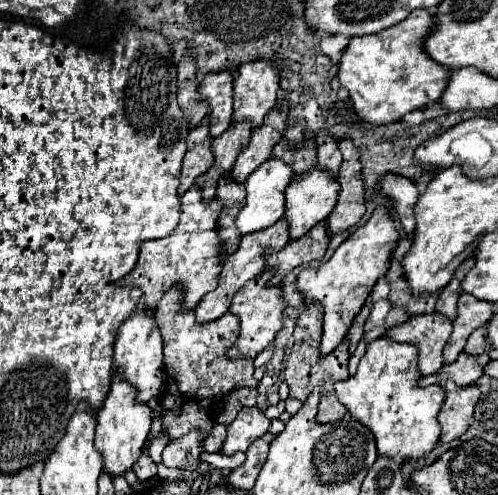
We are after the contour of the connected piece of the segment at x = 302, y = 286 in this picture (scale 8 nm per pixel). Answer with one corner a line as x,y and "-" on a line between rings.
378,207
374,209
372,217
368,219
368,223
364,223
362,227
358,227
336,251
334,255
320,267
306,267
300,271
298,275
298,289
302,291
302,295
306,297
306,301
310,303
322,303
326,313
324,313
324,337
322,337
322,355
328,355
342,339
344,335
348,333
350,325
352,325
352,319
358,315
358,311
362,309
366,297
372,293
372,287
374,283
378,281
380,275
384,275
390,267
390,259
392,259
392,251
394,251
394,245
398,243
400,239
400,233
396,231
394,227
394,219
390,217
388,209
386,207

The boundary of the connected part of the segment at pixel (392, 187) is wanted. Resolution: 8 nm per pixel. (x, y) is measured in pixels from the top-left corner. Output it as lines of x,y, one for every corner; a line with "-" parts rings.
386,175
380,181
380,189
386,197
390,197
396,203
396,213
400,215
400,221
404,229
414,235
414,203
418,201
418,189
416,185
406,179
406,177
396,177
396,175

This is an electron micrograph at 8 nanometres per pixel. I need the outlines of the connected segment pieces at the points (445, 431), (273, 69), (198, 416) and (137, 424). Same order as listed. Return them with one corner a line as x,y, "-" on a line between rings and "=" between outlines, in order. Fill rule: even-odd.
446,381
446,401
440,411
440,425
442,425
442,435
440,439
444,443
450,443
458,439
460,435
466,433
466,429
472,423
474,407
480,399
480,389
476,385
468,387
456,387
452,381
=
266,59
254,63
242,63
234,77
234,121
252,121
252,127
260,127
266,113
276,105
276,91
280,83
280,67
=
170,287
156,307
156,321
164,339
164,365
168,371
168,389
160,397
162,401
162,429
170,433
172,439
200,429
206,437
212,431
214,419
210,415
210,405
222,401
236,387
256,387
254,381
254,359
230,359
226,353
238,339
238,317
222,315
210,323
198,323
194,311
182,313
182,291
=
114,375
112,379
112,389
106,395
102,407
96,411
98,413
98,425
96,425
96,449
104,457
104,469
110,475
122,475
124,471
132,469
136,459
142,453
144,441
150,433
150,407
146,403
138,403
134,399
134,387
126,383
124,379
118,379

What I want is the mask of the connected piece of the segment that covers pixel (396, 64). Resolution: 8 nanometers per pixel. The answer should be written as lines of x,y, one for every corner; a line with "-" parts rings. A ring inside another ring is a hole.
414,9
408,19
404,19
402,23
398,23
394,27
388,27
386,31
350,39
350,45
346,47
346,51
340,59
338,79
340,79
340,85
350,93
354,109
362,119
366,119
374,125
396,123
406,113
422,109
424,105
438,101
442,97
442,91
446,89
446,79
450,79
450,69
442,67
440,63
430,59
430,55
424,51
424,41
434,29
436,29
434,15
428,9

